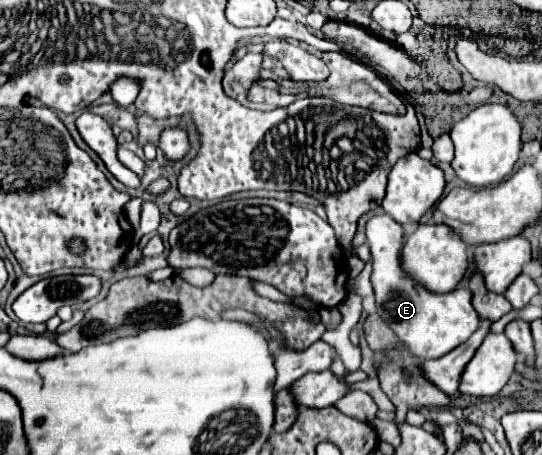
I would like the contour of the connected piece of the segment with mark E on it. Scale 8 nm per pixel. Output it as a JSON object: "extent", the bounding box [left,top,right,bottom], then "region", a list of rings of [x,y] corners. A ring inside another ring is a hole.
{"extent":[366,215,480,361],"region":[[[376,215],[366,223],[366,237],[368,237],[370,251],[372,251],[370,279],[372,279],[372,287],[374,287],[374,295],[376,295],[376,309],[380,313],[380,317],[384,319],[384,323],[388,323],[388,327],[392,327],[392,331],[398,335],[398,339],[406,343],[406,347],[412,351],[412,355],[416,355],[422,361],[438,359],[438,357],[450,353],[452,349],[456,349],[478,329],[480,317],[472,307],[470,289],[456,287],[450,293],[432,293],[426,287],[420,287],[420,283],[416,283],[412,277],[406,275],[406,271],[402,269],[402,259],[400,259],[400,251],[404,247],[404,229],[400,223],[396,223],[390,215]]]}

